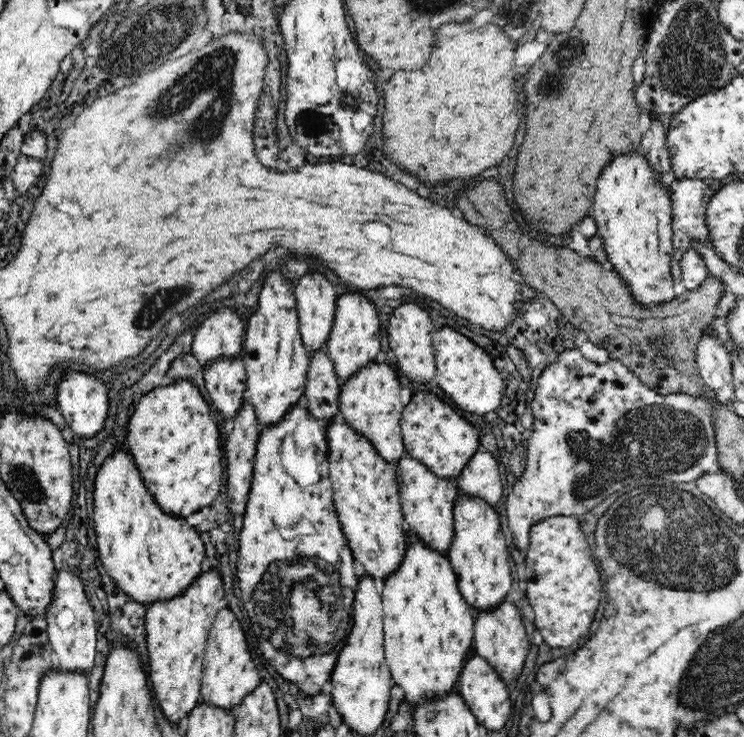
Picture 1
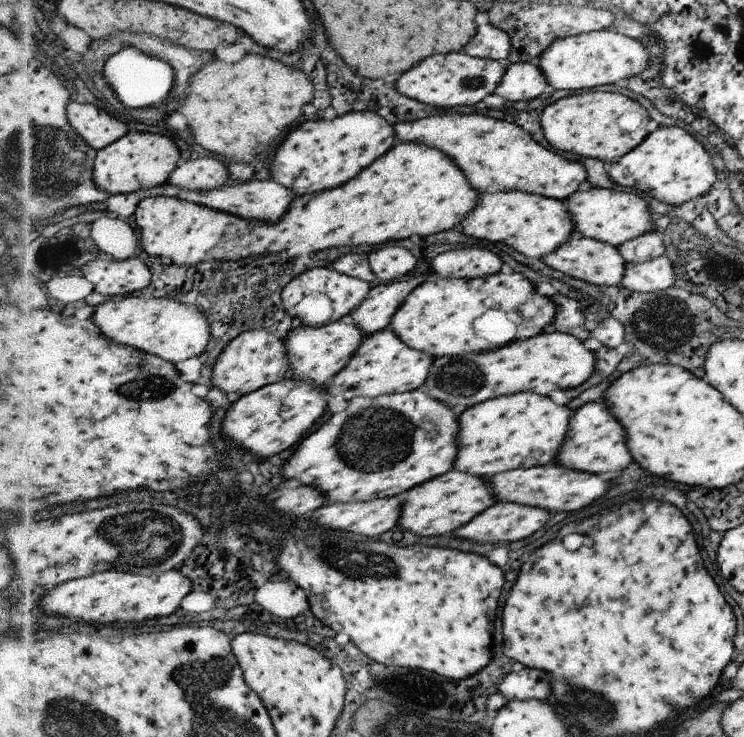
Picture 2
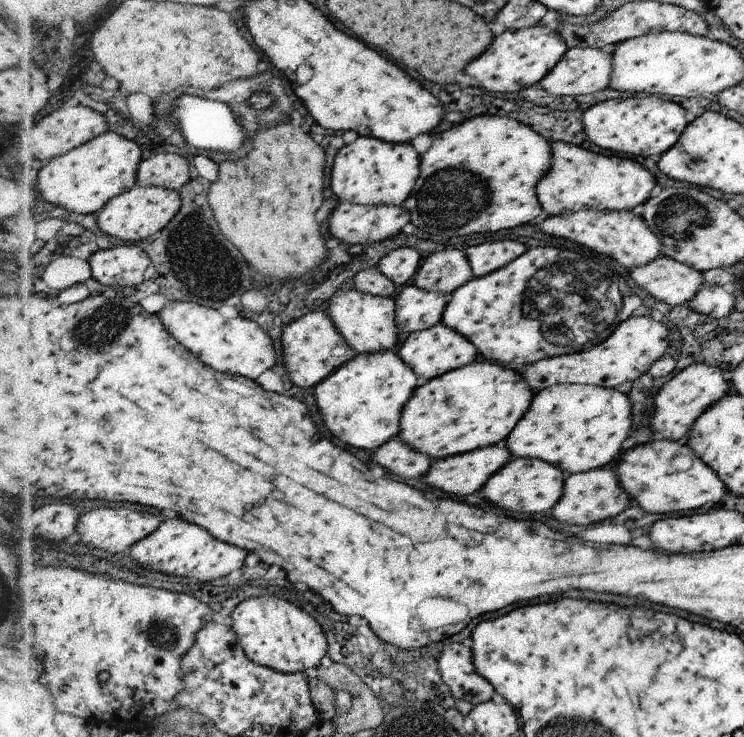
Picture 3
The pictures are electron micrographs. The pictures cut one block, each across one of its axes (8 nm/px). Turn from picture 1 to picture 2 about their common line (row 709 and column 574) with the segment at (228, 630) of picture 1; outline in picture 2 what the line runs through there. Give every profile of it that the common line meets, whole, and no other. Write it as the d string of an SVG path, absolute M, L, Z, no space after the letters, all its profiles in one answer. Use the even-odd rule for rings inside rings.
M520 191L482 194L480 198L474 214L462 222L462 233L468 237L504 243L528 258L542 259L575 234L576 225L563 200Z

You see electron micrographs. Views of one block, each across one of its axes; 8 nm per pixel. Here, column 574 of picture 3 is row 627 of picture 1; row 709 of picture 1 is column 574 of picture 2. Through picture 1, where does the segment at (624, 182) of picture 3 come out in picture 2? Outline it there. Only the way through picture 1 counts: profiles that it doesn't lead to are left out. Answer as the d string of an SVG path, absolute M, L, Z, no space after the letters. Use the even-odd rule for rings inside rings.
M443 112L412 122L398 122L393 128L400 142L424 142L454 156L454 162L470 176L470 184L480 194L520 191L565 201L578 191L578 186L588 176L581 162L568 160L544 148L521 125L488 114Z

